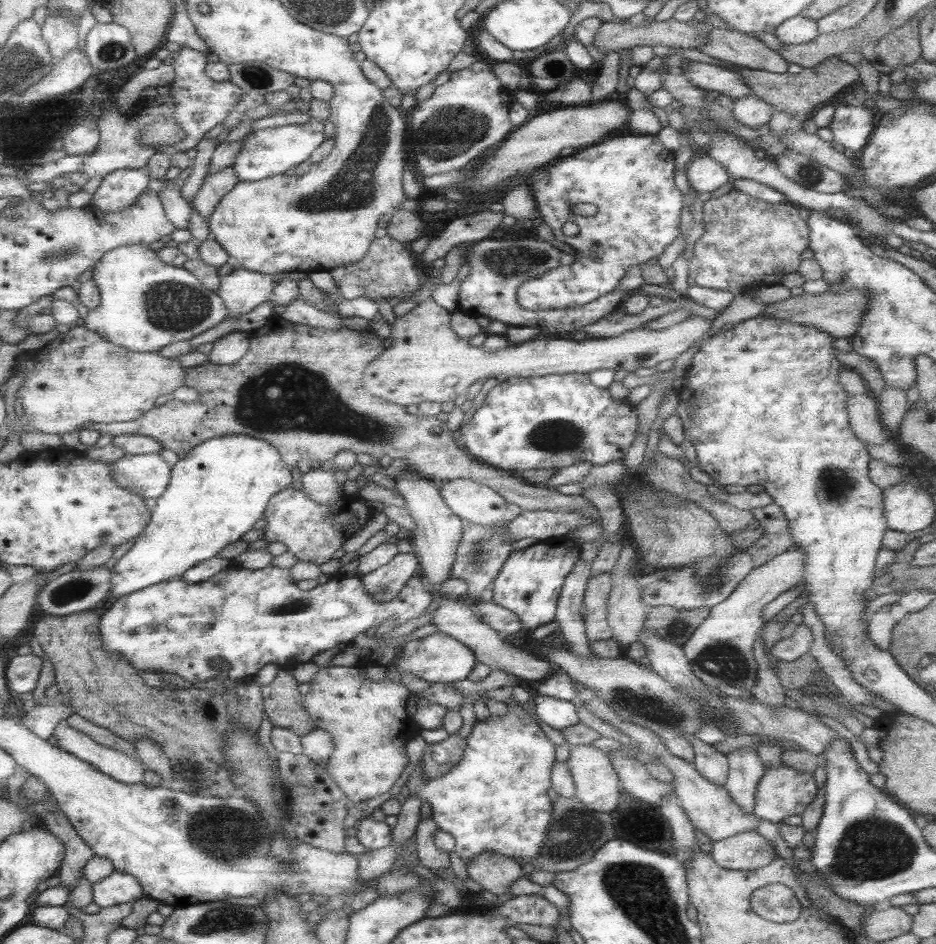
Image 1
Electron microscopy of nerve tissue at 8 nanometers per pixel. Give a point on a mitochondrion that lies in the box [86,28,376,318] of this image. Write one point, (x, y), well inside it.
(110, 52)

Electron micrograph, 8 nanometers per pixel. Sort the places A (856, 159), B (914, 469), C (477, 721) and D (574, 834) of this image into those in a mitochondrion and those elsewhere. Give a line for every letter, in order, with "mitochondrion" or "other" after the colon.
A: other
B: other
C: other
D: mitochondrion

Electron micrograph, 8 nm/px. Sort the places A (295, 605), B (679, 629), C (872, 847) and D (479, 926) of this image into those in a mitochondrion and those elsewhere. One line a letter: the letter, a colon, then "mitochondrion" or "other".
A: mitochondrion
B: mitochondrion
C: mitochondrion
D: other

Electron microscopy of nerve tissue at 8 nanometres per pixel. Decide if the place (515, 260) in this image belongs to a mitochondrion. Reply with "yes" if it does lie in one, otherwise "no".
yes

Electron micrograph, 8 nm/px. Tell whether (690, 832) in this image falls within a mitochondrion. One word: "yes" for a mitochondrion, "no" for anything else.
no

